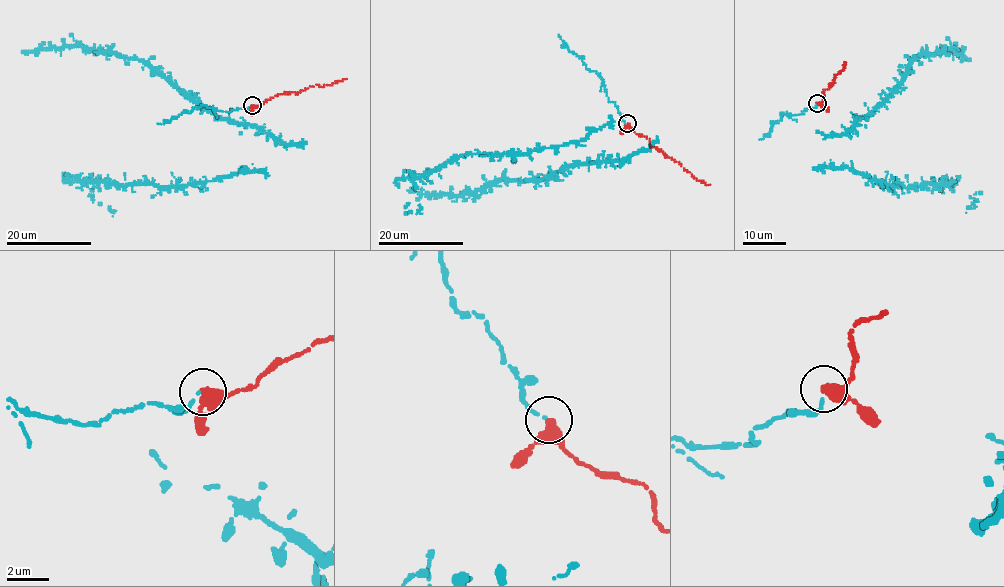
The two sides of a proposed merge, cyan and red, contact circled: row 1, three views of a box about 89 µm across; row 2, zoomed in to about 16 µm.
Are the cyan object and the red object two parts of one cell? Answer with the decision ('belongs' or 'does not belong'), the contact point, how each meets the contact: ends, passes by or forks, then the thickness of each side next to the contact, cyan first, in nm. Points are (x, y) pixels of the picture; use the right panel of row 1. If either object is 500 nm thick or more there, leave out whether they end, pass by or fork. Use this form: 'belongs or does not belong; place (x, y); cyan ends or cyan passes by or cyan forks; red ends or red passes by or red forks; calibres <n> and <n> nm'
belongs; place (817, 103); cyan ends; red ends; calibres 150 and 480 nm

